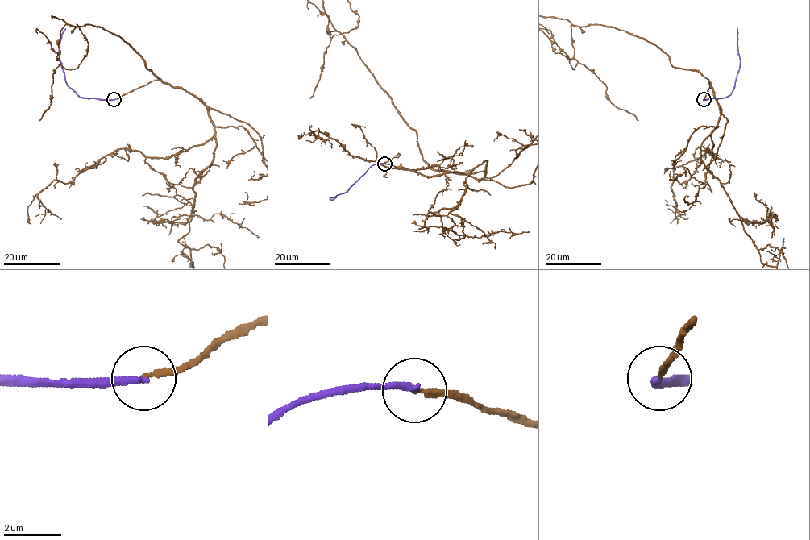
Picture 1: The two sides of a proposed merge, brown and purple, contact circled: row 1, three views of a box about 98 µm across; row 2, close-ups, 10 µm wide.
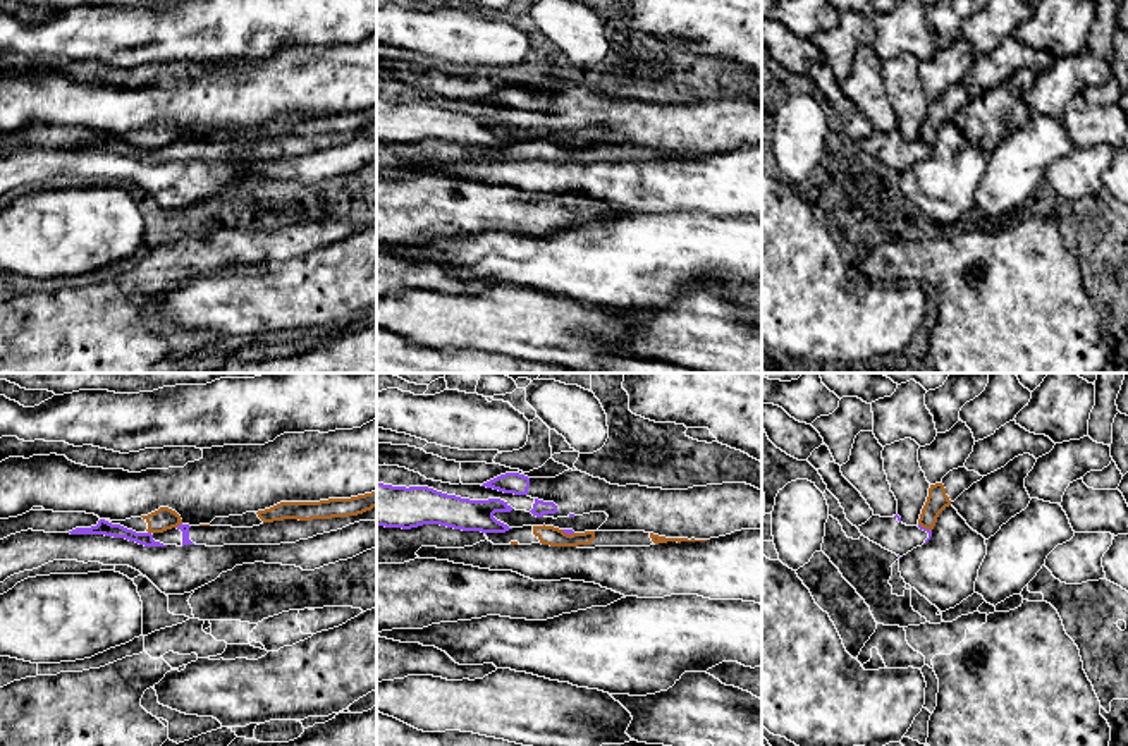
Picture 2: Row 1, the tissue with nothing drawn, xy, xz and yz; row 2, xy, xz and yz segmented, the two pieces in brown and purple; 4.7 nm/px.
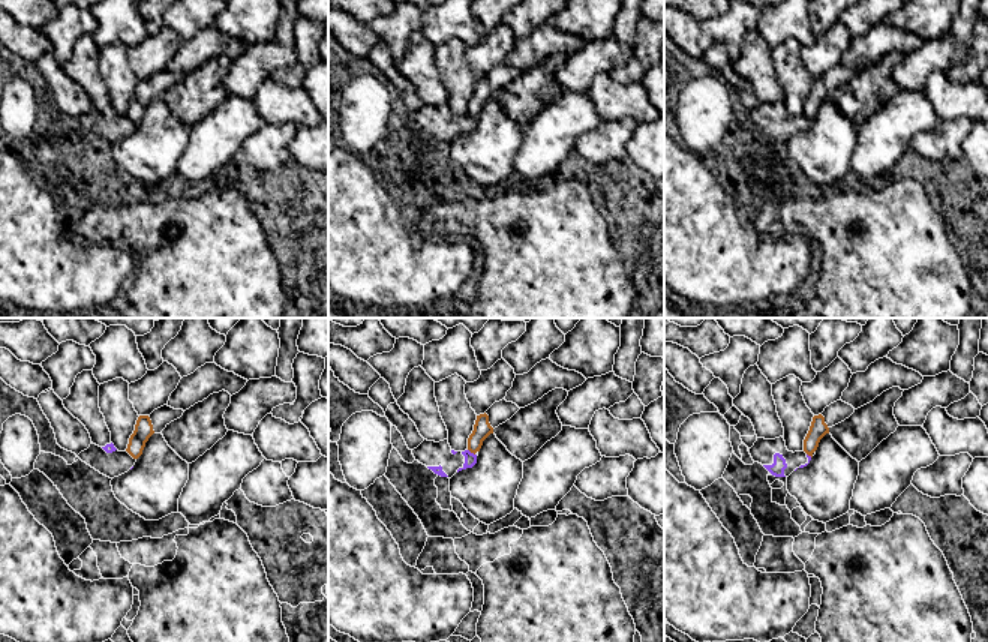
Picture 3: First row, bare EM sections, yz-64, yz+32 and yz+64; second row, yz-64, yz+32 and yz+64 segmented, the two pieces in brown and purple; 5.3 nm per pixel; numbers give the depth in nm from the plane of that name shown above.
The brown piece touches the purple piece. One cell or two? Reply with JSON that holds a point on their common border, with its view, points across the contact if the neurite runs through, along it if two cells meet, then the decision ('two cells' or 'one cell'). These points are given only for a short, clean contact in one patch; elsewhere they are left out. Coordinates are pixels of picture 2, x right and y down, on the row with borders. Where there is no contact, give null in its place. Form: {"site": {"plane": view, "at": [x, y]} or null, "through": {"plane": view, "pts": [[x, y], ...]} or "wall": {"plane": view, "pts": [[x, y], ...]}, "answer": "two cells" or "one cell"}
{"site": {"plane": "xy", "at": [177, 525]}, "wall": {"plane": "xy", "pts": [[181, 523], [176, 526]]}, "answer": "two cells"}

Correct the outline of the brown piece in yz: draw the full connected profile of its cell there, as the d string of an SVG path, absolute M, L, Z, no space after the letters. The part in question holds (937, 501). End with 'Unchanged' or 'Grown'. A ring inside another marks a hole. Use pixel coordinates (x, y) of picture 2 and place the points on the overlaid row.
M958 468L949 471L941 483L930 485L927 502L922 509L918 524L925 529L934 529L939 514L949 507L965 490L973 483L980 481L980 476L975 471L966 468Z. Grown

